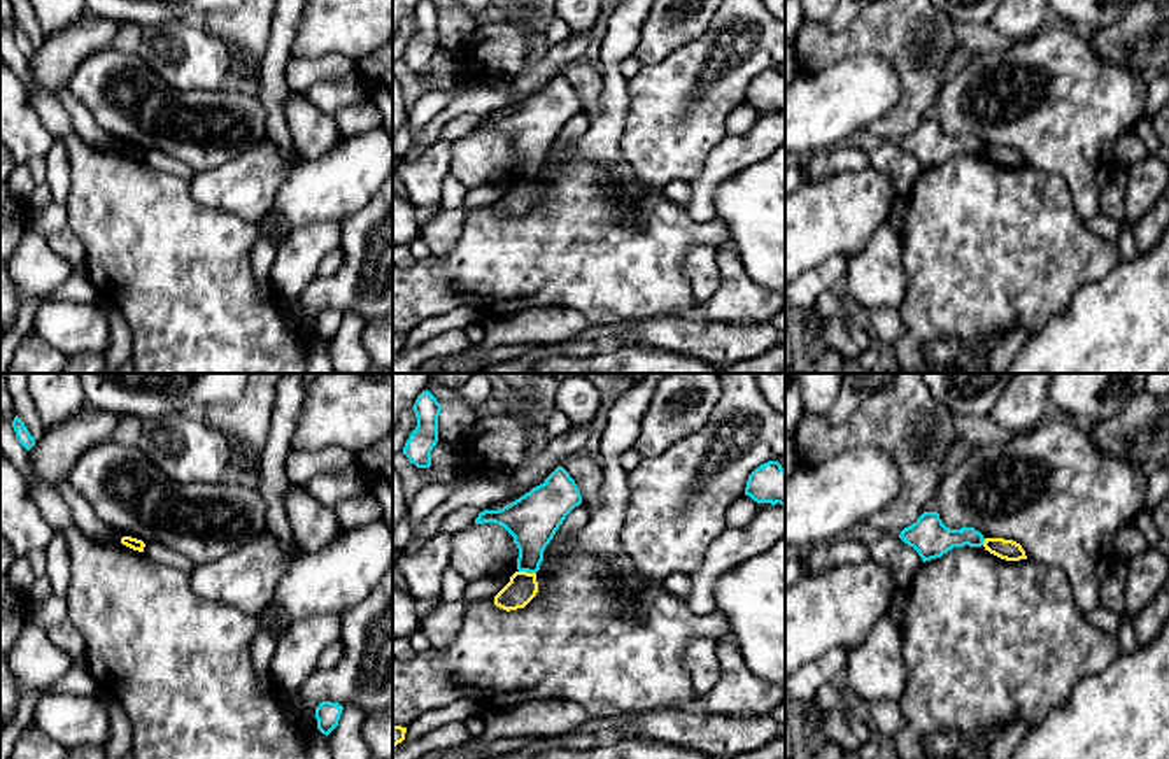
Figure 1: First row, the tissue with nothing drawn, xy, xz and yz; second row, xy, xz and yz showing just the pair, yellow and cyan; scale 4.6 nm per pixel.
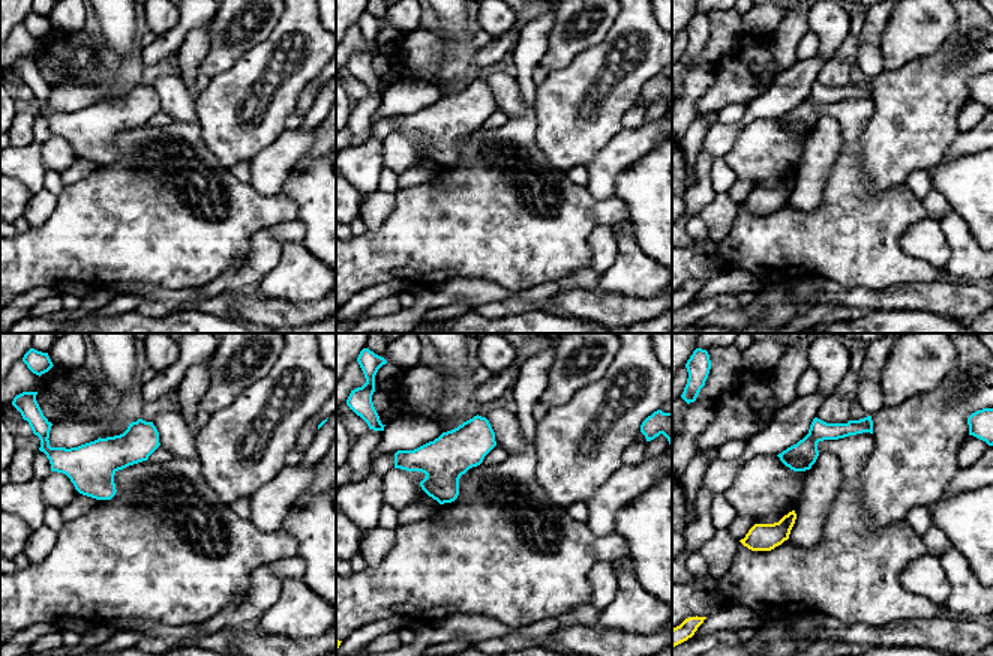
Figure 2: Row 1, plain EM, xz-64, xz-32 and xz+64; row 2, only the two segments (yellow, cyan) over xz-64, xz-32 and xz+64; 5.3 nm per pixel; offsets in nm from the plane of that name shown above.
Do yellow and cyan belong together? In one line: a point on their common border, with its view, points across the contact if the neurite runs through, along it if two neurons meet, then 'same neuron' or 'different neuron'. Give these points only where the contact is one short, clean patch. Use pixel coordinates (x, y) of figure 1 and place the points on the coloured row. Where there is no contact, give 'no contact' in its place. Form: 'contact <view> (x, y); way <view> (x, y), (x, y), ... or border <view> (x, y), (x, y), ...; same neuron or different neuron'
contact xz (526, 572); border xz (519, 570), (535, 574); different neuron

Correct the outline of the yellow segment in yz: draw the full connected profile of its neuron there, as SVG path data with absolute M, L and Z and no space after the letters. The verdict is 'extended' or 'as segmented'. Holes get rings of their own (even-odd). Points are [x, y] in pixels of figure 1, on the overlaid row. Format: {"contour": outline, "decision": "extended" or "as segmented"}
{"contour": "M985 538L983 547L990 554L994 554L1001 559L1006 559L1006 561L1027 559L1025 550L1022 549L1022 545L1013 542L1013 540Z", "decision": "as segmented"}

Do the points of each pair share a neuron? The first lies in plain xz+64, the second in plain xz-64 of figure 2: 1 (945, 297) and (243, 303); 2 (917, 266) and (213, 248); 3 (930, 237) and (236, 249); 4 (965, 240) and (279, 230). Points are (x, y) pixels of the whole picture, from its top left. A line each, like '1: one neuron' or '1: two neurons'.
1: one neuron
2: one neuron
3: two neurons
4: two neurons

